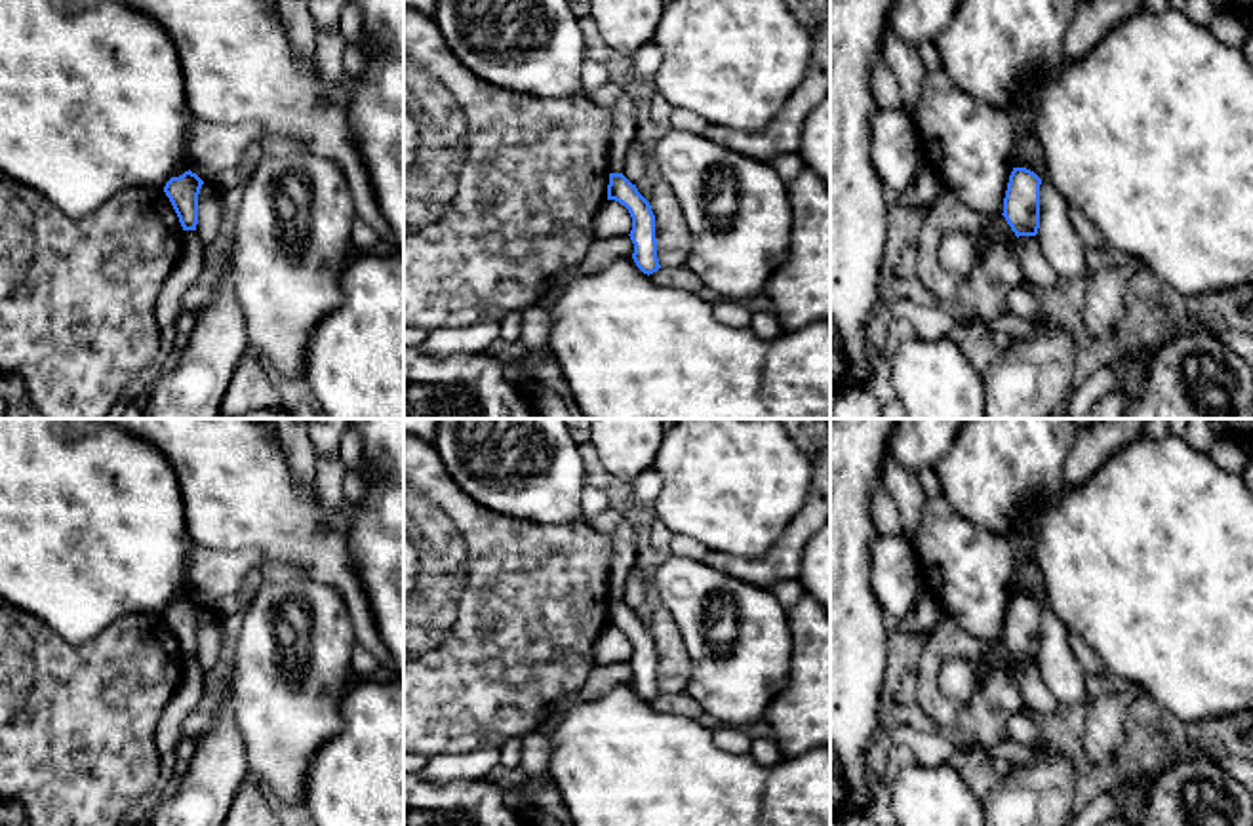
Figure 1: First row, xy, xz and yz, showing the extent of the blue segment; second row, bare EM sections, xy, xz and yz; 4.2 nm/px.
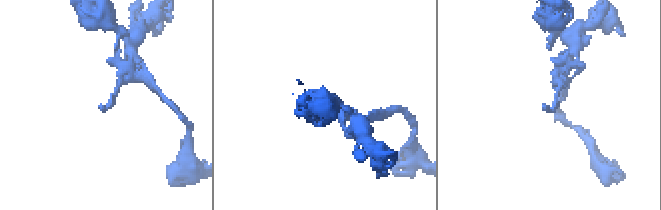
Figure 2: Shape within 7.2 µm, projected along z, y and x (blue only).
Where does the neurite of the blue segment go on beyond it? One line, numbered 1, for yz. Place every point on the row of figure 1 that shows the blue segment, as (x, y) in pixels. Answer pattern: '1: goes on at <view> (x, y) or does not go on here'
1: does not go on here

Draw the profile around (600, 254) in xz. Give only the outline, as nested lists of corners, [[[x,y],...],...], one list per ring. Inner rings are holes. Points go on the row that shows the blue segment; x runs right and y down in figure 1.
[[[615,236],[615,238],[607,238],[607,240],[600,240],[596,238],[583,263],[581,268],[585,272],[598,272],[604,266],[607,266],[611,261],[619,259],[619,257],[632,257],[634,253],[634,244],[630,240],[630,236]]]

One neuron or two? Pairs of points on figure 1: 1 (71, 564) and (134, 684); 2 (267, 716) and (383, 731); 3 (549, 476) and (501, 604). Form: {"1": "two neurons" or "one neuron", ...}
{"1": "two neurons", "2": "two neurons", "3": "two neurons"}

